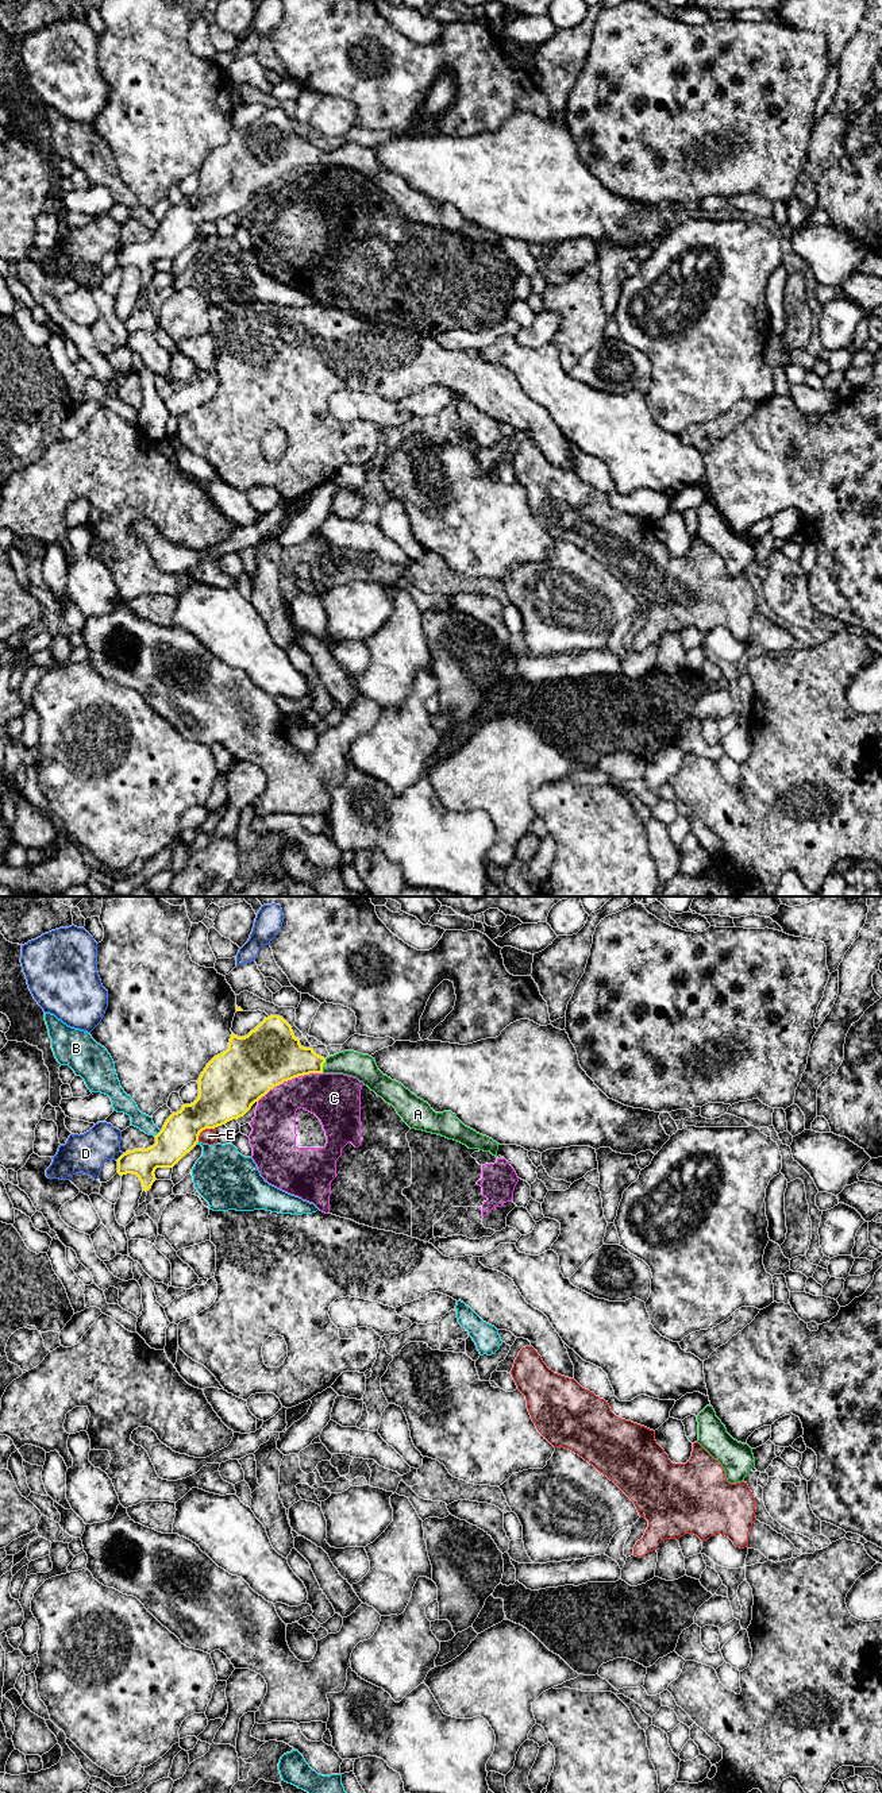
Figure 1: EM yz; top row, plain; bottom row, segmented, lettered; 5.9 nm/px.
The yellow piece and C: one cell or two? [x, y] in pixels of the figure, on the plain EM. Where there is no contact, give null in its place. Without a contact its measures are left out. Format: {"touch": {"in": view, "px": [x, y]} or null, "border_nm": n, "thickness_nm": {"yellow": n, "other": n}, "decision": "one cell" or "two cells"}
{"touch": {"in": "yz", "px": [289, 172]}, "border_nm": 420, "thickness_nm": {"yellow": 360, "other": 280}, "decision": "two cells"}

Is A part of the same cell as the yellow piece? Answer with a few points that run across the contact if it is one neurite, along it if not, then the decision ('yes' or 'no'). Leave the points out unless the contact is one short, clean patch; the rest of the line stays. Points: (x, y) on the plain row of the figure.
line yz (282, 150), (323, 157), (350, 155); yes

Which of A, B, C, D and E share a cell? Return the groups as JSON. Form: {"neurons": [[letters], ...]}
{"neurons": [["A"], ["B"], ["C"], ["D"], ["E"]]}

